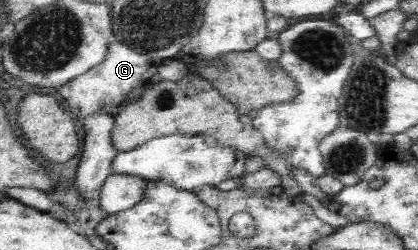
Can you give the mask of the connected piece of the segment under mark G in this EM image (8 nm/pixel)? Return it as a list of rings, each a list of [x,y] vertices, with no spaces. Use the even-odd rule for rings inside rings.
[[[114,41],[109,45],[107,57],[89,71],[73,77],[71,81],[57,87],[58,92],[67,101],[73,115],[86,116],[88,113],[104,110],[116,114],[124,105],[135,101],[144,87],[157,83],[161,76],[157,73],[160,61],[148,55],[137,53],[124,43]]]

